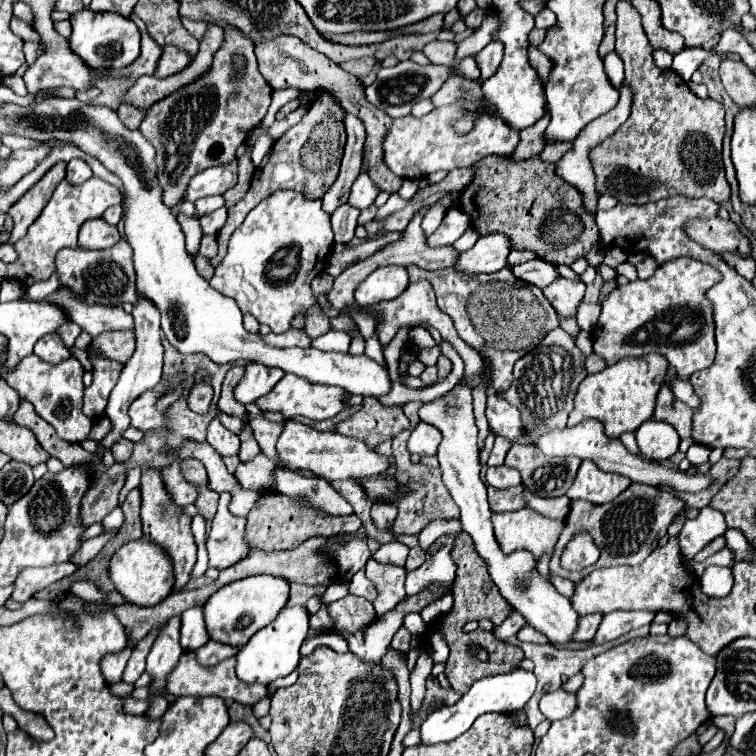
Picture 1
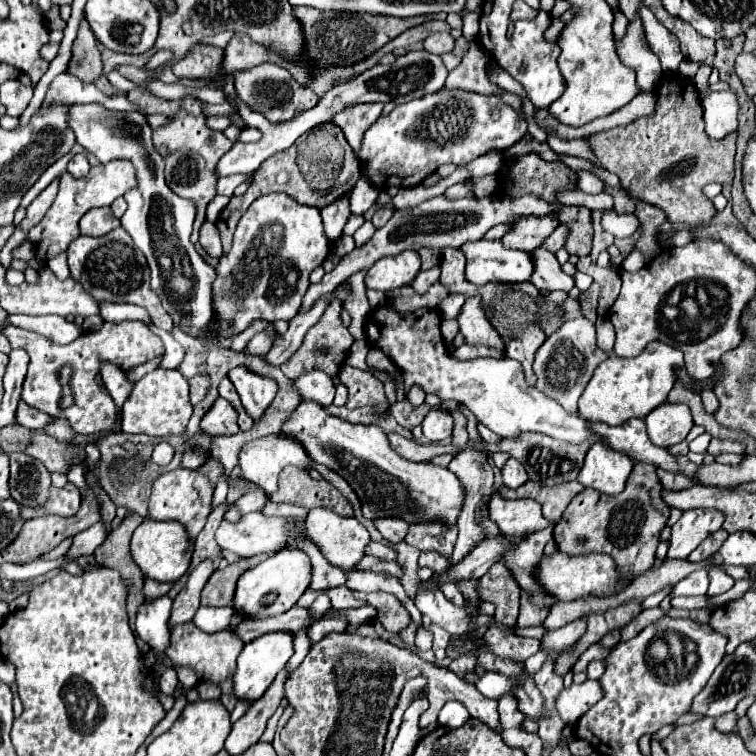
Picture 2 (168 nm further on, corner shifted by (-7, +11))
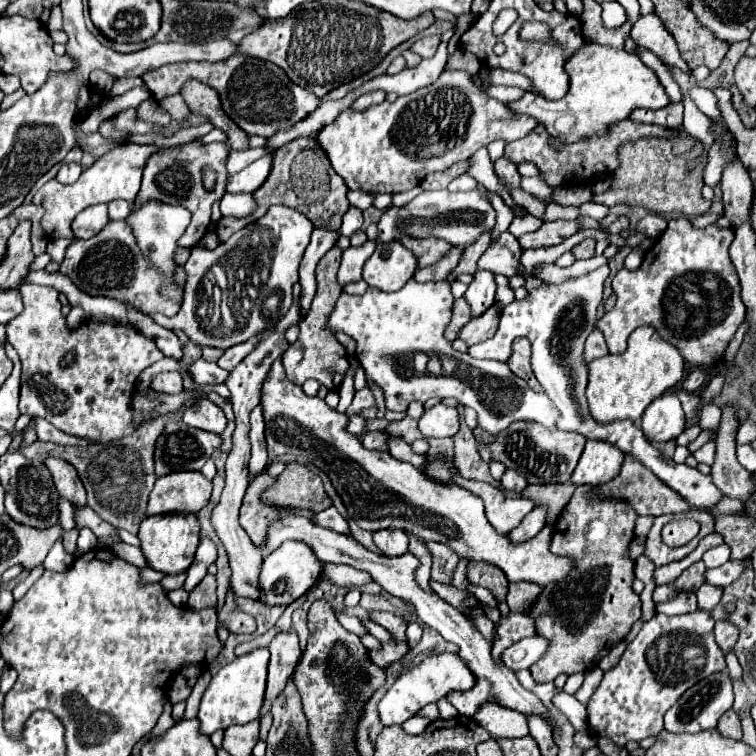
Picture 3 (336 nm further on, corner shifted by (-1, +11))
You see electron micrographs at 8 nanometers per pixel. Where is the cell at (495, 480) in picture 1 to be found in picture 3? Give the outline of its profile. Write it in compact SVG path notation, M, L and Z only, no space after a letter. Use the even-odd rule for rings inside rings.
M510 469L504 473L500 483L502 483L504 489L508 489L512 493L522 493L526 489L526 485L528 485L528 481L524 477L520 477L516 471L510 471Z

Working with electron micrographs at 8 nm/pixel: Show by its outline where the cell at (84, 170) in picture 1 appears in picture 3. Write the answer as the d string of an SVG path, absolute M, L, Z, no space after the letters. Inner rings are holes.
M64 163L64 165L60 167L60 171L58 171L56 179L58 179L60 183L68 185L68 183L78 181L80 173L82 173L82 165L80 165L80 163Z

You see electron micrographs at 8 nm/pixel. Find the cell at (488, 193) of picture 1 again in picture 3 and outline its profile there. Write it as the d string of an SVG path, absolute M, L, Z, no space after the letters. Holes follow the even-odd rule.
M584 239L582 243L578 243L572 249L572 253L576 259L590 259L590 257L594 257L594 245L596 245L594 239Z

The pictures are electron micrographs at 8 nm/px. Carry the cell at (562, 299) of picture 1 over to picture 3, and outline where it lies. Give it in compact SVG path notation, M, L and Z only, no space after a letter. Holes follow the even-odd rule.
M504 231L478 259L478 269L488 269L492 273L504 275L504 277L514 277L516 267L520 265L520 245L518 239L510 233Z

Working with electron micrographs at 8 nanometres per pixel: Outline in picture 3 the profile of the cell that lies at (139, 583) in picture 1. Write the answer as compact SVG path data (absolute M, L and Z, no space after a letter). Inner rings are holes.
M192 513L152 515L142 521L138 539L142 543L142 551L152 569L168 573L168 575L178 575L178 573L184 573L190 567L190 563L194 561L196 547L200 543L198 533L200 533L200 525L198 525L196 515L192 515Z

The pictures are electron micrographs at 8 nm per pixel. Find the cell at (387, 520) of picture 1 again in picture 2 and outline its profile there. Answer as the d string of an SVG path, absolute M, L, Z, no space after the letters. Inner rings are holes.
M384 517L374 521L374 525L378 527L378 531L382 533L384 539L388 539L390 543L398 543L406 537L408 533L408 525L406 521L398 521L398 517Z

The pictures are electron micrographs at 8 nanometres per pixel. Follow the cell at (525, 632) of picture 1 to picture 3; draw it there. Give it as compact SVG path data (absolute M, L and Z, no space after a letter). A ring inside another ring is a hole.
M528 581L510 583L510 585L508 585L506 603L508 603L510 611L520 611L520 613L524 613L524 611L528 609L530 601L534 601L540 591L542 591L540 585L532 585L532 583L528 583Z

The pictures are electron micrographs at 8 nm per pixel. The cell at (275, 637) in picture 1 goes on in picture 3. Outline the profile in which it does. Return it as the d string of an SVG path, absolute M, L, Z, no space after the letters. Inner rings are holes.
M256 649L250 655L236 657L232 663L222 667L206 687L198 711L198 721L200 721L200 733L212 735L218 729L226 729L230 725L244 725L260 717L260 707L264 701L264 691L266 691L266 671L268 671L268 659L270 651Z

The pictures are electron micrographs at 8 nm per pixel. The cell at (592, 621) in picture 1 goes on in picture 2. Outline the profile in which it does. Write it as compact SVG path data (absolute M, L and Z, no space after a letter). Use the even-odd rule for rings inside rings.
M580 617L580 619L568 623L568 625L560 627L560 629L556 629L556 631L548 631L546 637L542 639L542 649L556 649L556 651L560 651L566 645L576 643L582 637L582 633L586 633L586 619Z

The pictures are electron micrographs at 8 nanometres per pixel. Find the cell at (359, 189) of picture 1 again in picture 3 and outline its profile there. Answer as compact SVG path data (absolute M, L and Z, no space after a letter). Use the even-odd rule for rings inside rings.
M350 207L348 213L344 215L344 221L342 221L342 229L340 233L346 235L346 237L352 237L356 231L362 229L362 211L356 209L356 207Z

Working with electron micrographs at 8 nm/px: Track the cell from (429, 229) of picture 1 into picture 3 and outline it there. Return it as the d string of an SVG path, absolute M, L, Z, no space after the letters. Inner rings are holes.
M464 173L464 175L456 177L456 179L448 185L448 189L450 189L450 191L472 191L472 189L476 189L476 179L470 177L468 173Z

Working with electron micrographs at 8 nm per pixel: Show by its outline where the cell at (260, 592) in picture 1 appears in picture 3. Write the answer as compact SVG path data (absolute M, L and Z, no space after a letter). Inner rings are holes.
M284 541L280 549L272 551L264 563L260 573L260 591L262 591L262 603L264 605L290 605L296 601L296 597L302 597L308 593L308 589L316 583L316 577L320 577L322 561L304 545L302 541Z

